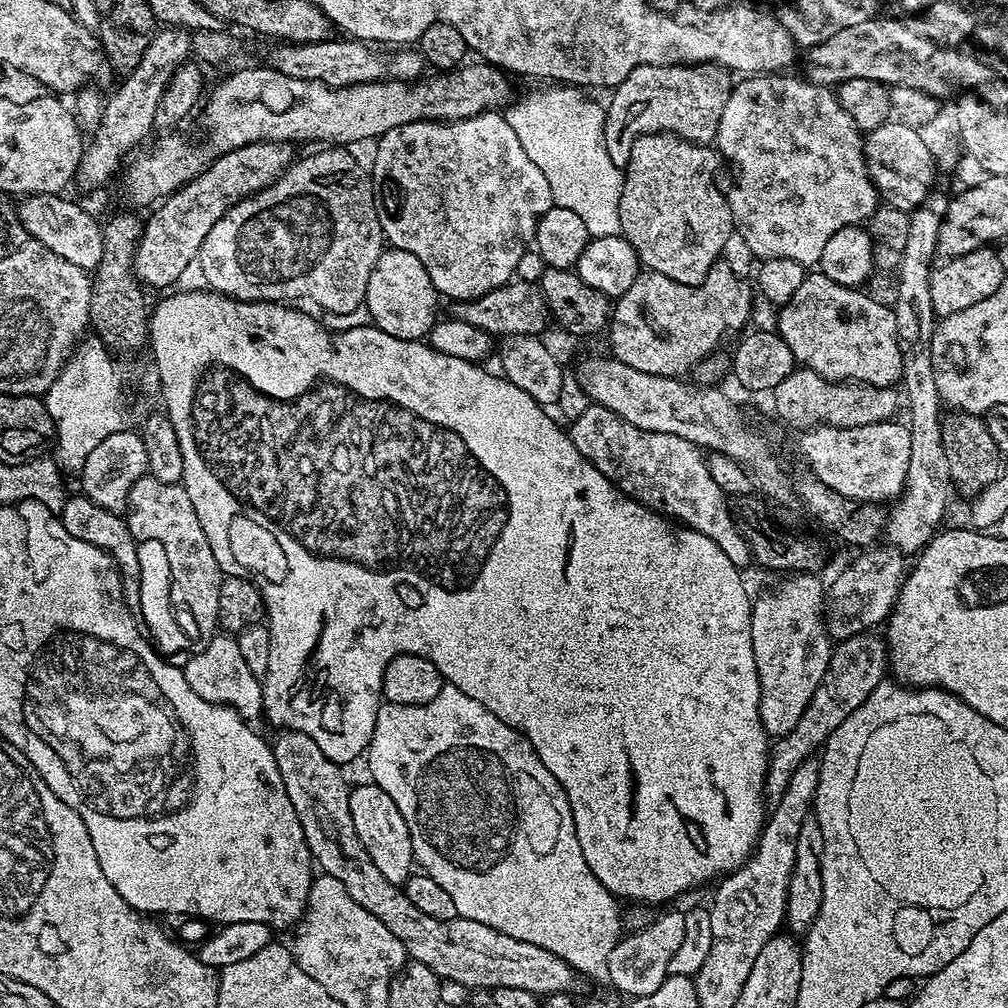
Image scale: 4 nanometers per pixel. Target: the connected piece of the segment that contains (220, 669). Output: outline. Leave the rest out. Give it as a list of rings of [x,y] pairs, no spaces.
[[[217,634],[203,647],[201,652],[193,651],[188,657],[193,656],[182,664],[186,682],[190,682],[190,690],[194,690],[198,698],[206,698],[206,702],[225,704],[242,719],[255,721],[255,716],[264,712],[262,680],[261,677],[250,674],[250,666],[246,666],[246,661],[242,659],[242,653],[238,650],[236,636]]]

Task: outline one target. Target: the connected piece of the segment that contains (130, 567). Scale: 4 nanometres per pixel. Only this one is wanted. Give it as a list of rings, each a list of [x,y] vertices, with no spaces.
[[[77,494],[69,495],[64,502],[64,509],[58,513],[61,522],[70,530],[74,538],[82,538],[82,542],[90,542],[90,546],[98,546],[116,563],[116,569],[120,572],[120,581],[124,591],[124,601],[130,610],[130,614],[139,617],[139,591],[141,589],[141,567],[138,564],[137,540],[128,529],[127,519],[119,512],[111,512],[102,506],[98,506],[89,496]]]

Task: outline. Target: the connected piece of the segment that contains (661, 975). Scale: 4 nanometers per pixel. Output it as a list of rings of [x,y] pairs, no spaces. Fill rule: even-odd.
[[[668,912],[665,916],[653,919],[645,928],[629,931],[623,938],[617,940],[614,950],[610,950],[608,959],[607,979],[620,992],[625,992],[628,998],[654,994],[668,974],[670,958],[682,946],[682,936],[685,933],[683,925],[684,912]]]

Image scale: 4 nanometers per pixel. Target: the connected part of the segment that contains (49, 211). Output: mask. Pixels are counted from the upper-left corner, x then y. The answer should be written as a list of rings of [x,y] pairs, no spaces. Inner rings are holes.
[[[61,193],[27,195],[17,207],[19,220],[31,239],[46,246],[46,250],[54,250],[58,258],[66,258],[66,262],[74,262],[74,266],[85,270],[95,270],[102,262],[104,229],[86,209],[64,197]]]

